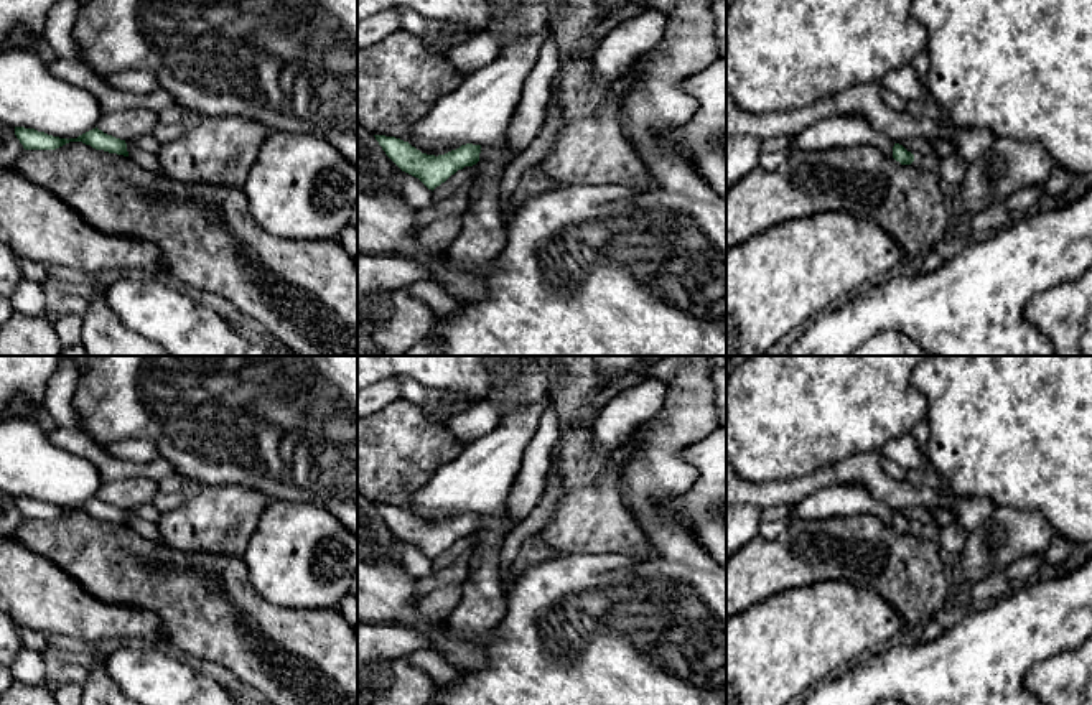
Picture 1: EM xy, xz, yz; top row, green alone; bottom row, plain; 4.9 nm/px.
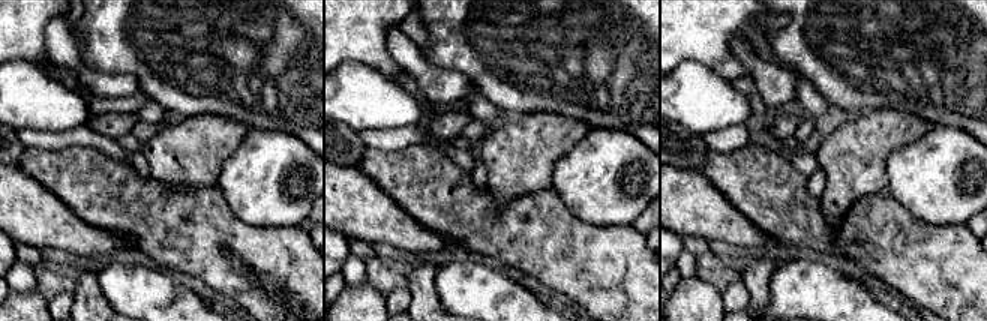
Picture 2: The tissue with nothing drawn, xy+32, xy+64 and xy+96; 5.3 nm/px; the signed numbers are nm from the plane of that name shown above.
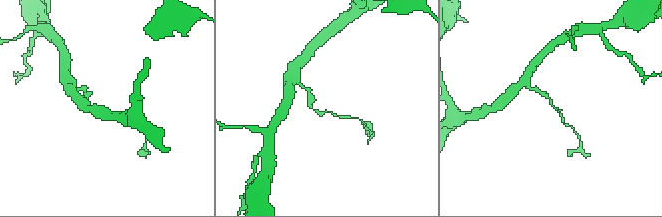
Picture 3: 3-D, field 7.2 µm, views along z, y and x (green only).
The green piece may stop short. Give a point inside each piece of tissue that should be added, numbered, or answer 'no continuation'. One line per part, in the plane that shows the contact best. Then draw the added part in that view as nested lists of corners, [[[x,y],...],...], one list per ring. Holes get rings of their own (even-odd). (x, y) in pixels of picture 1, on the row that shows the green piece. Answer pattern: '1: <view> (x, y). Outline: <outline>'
no continuation

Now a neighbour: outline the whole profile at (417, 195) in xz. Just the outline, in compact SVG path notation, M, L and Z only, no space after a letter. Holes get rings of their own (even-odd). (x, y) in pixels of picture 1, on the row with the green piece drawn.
M400 168L399 171L402 194L407 203L417 211L428 208L432 204L432 189L428 189L418 178L402 171Z

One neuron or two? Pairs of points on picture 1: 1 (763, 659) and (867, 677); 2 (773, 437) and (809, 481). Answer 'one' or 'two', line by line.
1: two
2: two

